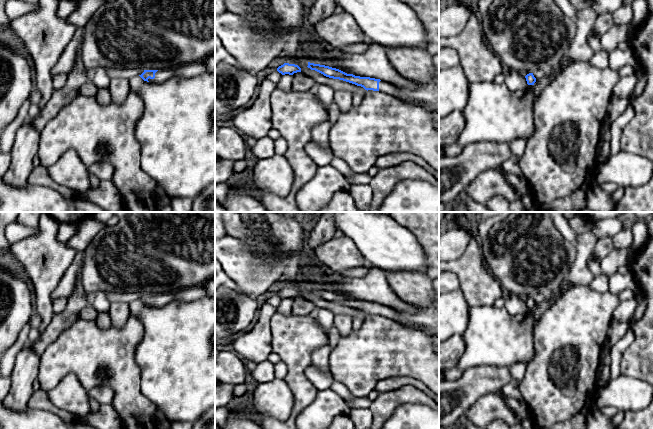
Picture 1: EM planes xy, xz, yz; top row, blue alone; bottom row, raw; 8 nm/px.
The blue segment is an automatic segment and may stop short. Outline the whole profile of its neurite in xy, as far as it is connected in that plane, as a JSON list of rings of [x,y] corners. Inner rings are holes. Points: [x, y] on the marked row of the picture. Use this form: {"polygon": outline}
{"polygon": [[[165,69],[165,70],[144,70],[144,72],[139,75],[144,81],[151,83],[161,83],[172,77],[176,76],[175,69]]]}

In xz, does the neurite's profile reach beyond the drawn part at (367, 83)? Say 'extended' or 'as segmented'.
extended

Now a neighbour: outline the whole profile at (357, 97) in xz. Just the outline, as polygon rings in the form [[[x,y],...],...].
[[[359,86],[357,91],[352,95],[352,106],[354,107],[359,106],[364,95],[365,95],[365,89]]]

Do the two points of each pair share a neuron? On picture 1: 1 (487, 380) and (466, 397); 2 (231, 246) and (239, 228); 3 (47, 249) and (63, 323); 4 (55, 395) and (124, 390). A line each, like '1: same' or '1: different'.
1: same
2: different
3: different
4: different

